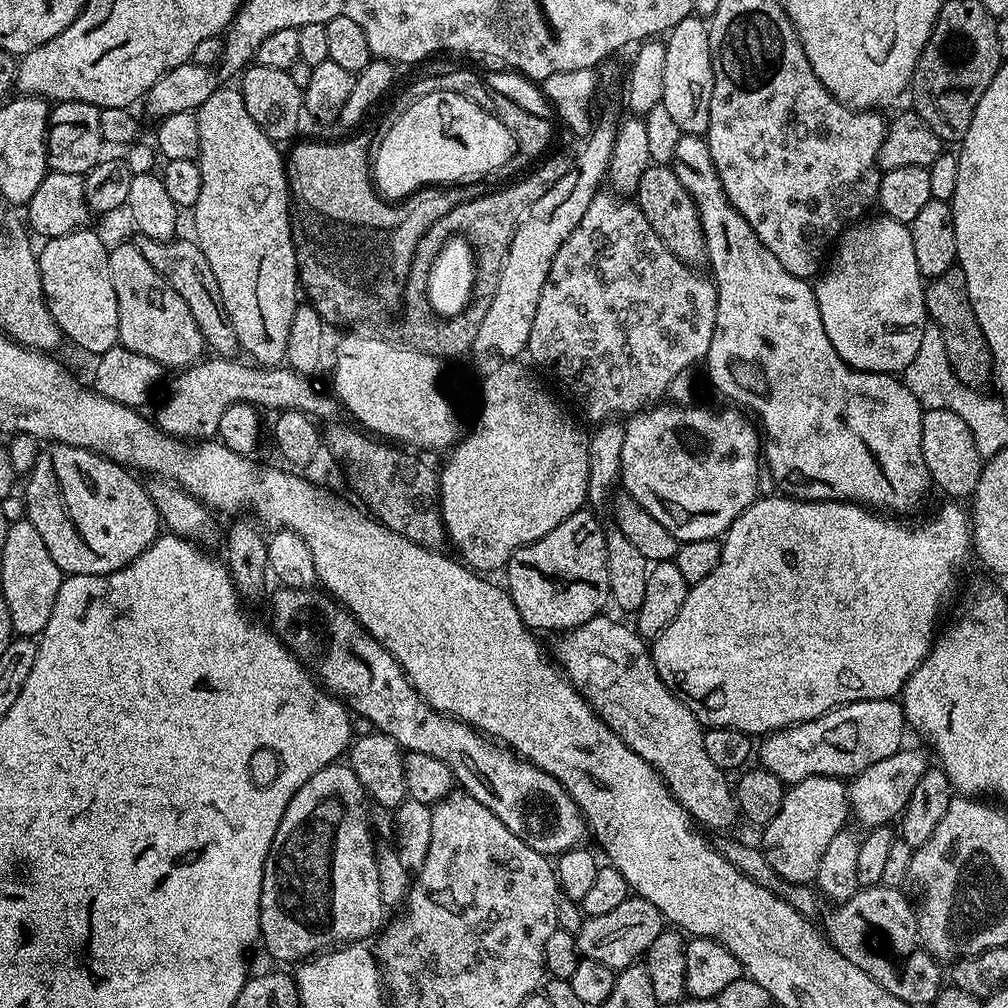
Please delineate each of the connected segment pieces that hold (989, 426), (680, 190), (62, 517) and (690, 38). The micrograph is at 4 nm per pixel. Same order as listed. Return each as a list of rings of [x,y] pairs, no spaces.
[[[929,322],[922,330],[922,343],[918,345],[918,354],[914,354],[914,362],[904,368],[902,379],[910,394],[918,398],[921,409],[952,410],[958,414],[969,426],[978,454],[983,458],[996,452],[996,412],[1000,414],[1005,411],[1002,402],[995,395],[987,396],[987,391],[966,386],[956,377],[946,358],[946,342],[942,342],[942,330],[938,330],[936,324]]]
[[[653,162],[642,174],[634,193],[634,202],[642,210],[646,222],[666,242],[666,246],[676,257],[689,266],[700,266],[705,263],[708,250],[704,241],[704,231],[694,198],[678,182],[678,174],[667,163]]]
[[[51,443],[52,452],[46,447],[35,466],[29,469],[24,493],[25,515],[31,524],[42,535],[42,540],[57,562],[61,572],[76,576],[105,576],[108,568],[88,568],[88,556],[92,556],[92,548],[88,548],[88,540],[84,540],[84,532],[80,532],[80,524],[76,524],[76,516],[72,516],[72,508],[68,508],[68,496],[64,496],[64,484],[56,480],[60,472],[56,472],[56,444]]]
[[[693,14],[682,18],[678,26],[667,33],[666,86],[662,89],[662,112],[672,119],[672,124],[685,136],[704,136],[710,126],[710,98],[714,94],[714,66],[708,37],[708,24]]]

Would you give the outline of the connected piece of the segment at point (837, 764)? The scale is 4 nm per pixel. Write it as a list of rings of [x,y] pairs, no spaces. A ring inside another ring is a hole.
[[[895,699],[855,700],[853,704],[842,704],[838,708],[831,708],[829,712],[813,720],[767,733],[762,740],[764,745],[761,748],[759,745],[758,760],[760,756],[759,763],[762,767],[770,770],[788,786],[811,776],[851,778],[862,770],[874,766],[874,762],[882,762],[882,758],[890,758],[890,754],[901,751],[906,744],[904,732],[906,733],[904,710]]]

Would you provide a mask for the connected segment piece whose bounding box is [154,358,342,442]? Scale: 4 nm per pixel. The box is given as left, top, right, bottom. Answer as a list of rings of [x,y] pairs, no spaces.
[[[240,358],[208,359],[201,359],[183,369],[177,375],[180,377],[173,382],[168,397],[161,402],[160,409],[154,415],[154,423],[166,434],[185,442],[207,441],[217,435],[222,413],[235,404],[254,404],[261,409],[276,407],[276,410],[286,412],[304,412],[307,416],[319,421],[328,420],[327,422],[335,421],[339,417],[336,415],[342,412],[340,401],[327,387],[319,388],[311,375],[298,373],[289,366],[279,369],[284,380],[276,380],[277,369],[272,366],[253,366]]]

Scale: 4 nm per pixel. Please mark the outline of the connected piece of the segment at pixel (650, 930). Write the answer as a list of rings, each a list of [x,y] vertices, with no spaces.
[[[632,894],[622,906],[610,910],[610,914],[590,916],[581,923],[579,932],[575,933],[576,951],[585,960],[602,962],[602,966],[621,970],[635,965],[647,953],[650,942],[654,942],[665,928],[666,921],[658,906]]]

